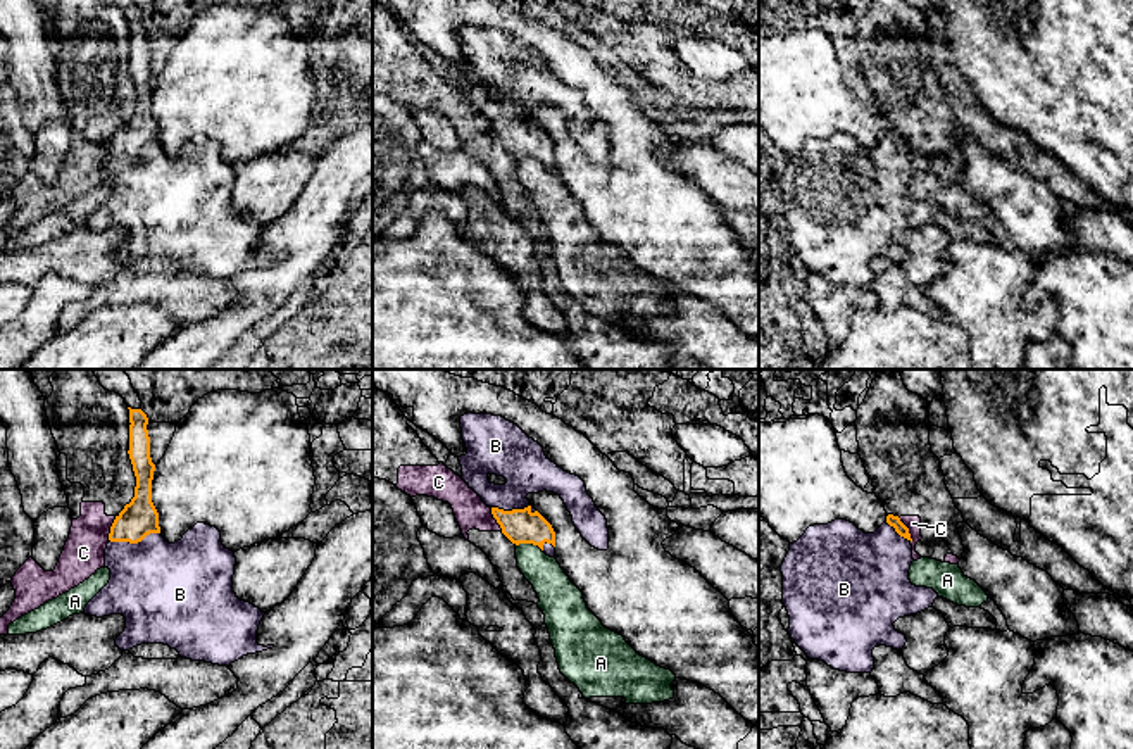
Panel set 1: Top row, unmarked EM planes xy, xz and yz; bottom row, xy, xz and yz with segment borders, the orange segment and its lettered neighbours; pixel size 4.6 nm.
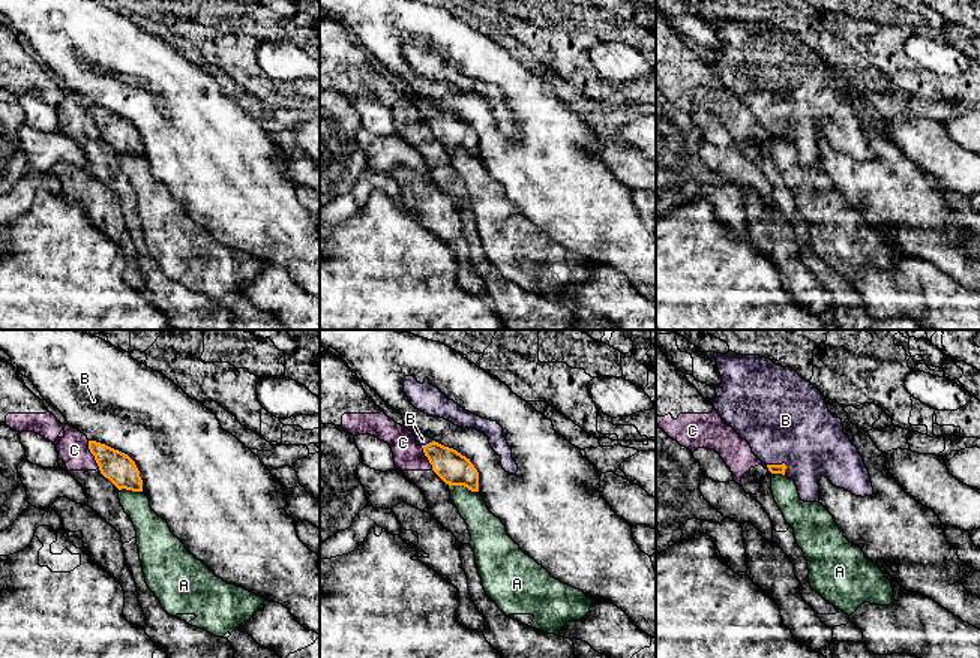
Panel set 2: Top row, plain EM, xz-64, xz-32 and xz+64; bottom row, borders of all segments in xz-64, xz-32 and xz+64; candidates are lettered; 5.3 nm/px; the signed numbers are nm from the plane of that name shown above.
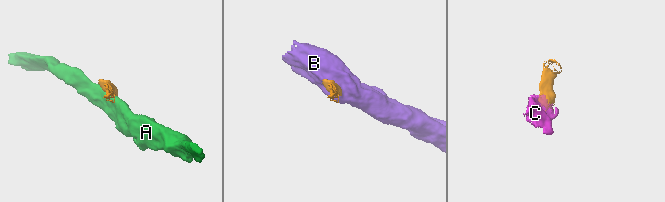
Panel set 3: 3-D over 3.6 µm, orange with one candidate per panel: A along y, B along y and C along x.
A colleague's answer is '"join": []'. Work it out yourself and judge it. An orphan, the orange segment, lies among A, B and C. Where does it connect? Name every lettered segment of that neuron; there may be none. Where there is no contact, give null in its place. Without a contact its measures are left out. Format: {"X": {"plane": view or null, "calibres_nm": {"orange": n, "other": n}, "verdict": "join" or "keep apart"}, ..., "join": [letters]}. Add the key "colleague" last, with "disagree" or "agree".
{"A": {"plane": "xz", "calibres_nm": {"orange": 160, "other": 170}, "verdict": "keep apart"}, "B": {"plane": "xy", "calibres_nm": {"orange": 170, "other": 420}, "verdict": "join"}, "C": {"plane": "yz", "calibres_nm": {"orange": 60, "other": 70}, "verdict": "keep apart"}, "join": ["B"], "colleague": "disagree"}

